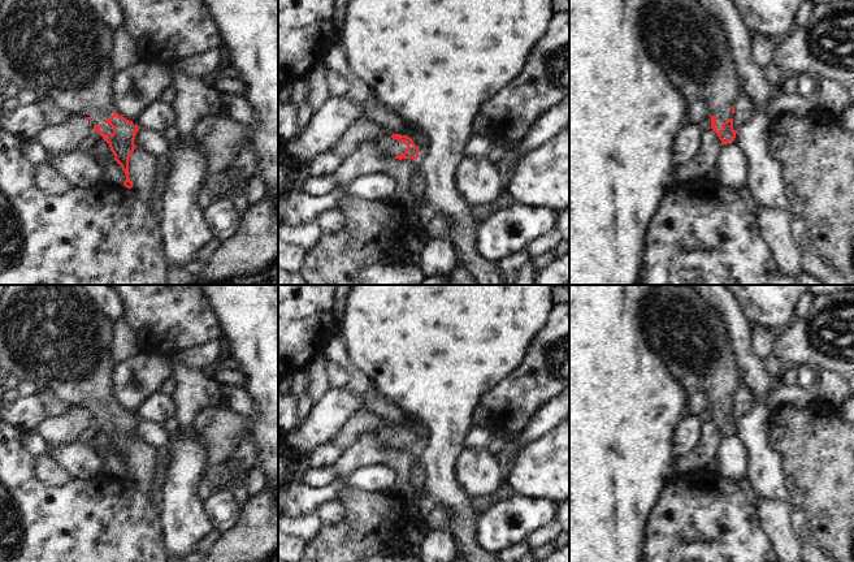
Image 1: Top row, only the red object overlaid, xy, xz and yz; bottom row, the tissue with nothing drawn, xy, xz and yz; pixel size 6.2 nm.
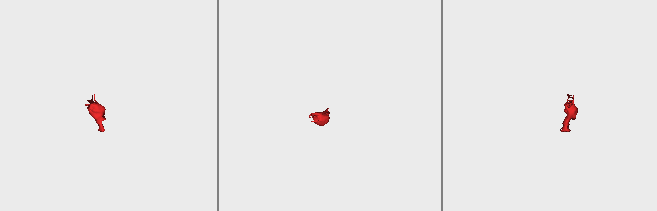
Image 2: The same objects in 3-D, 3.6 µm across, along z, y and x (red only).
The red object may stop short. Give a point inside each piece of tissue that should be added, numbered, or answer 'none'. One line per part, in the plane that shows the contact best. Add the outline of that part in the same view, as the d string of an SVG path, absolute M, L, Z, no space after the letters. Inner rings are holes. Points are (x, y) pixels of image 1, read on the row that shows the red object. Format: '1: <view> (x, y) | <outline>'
1: xy (60, 50) | M1 0L0 5L0 85L35 94L38 101L49 100L60 109L100 125L104 134L113 134L105 122L113 116L110 95L114 70L110 65L113 31L90 9L84 0Z
2: xy (142, 167) | M135 147L133 156L129 157L129 178L134 183L131 190L136 198L151 203L156 181L157 157L151 156Z

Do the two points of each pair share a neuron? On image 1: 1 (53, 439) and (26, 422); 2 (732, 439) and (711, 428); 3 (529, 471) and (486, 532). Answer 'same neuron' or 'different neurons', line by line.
1: different neurons
2: different neurons
3: different neurons

